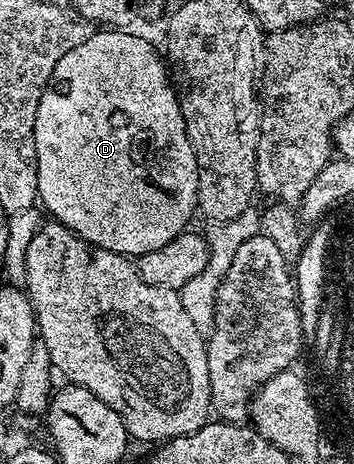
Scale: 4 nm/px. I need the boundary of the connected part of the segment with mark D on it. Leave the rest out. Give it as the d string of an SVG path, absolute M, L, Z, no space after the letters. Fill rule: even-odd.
M107 28L105 31L91 32L84 43L72 47L72 51L68 51L68 55L64 55L64 59L56 63L56 71L52 71L52 79L40 99L40 107L36 107L36 163L41 208L47 214L50 212L57 224L68 227L88 244L131 259L137 259L148 251L156 251L158 247L164 247L169 241L179 237L189 226L186 224L189 223L190 216L198 209L198 164L194 148L186 134L184 115L180 111L178 94L174 92L168 66L163 54L154 50L153 43L137 37L134 31Z

